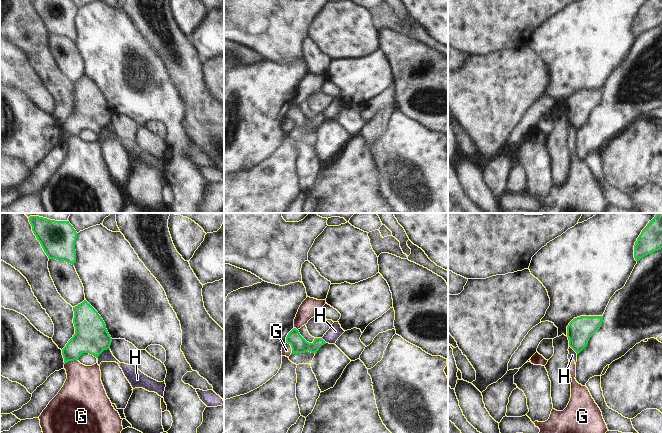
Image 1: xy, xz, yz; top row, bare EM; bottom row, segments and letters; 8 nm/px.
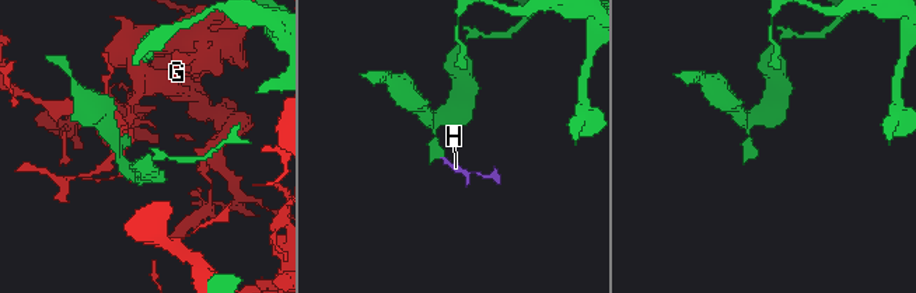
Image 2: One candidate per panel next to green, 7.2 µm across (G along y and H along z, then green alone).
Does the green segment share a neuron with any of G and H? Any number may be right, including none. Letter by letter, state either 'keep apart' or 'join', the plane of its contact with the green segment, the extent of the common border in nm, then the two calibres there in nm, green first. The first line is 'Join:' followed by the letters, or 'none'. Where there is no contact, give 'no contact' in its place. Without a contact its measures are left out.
Join: none
G: keep apart | xz | 100 nm | 130/80 nm
H: keep apart | xy | 130 nm | 280/100 nm

